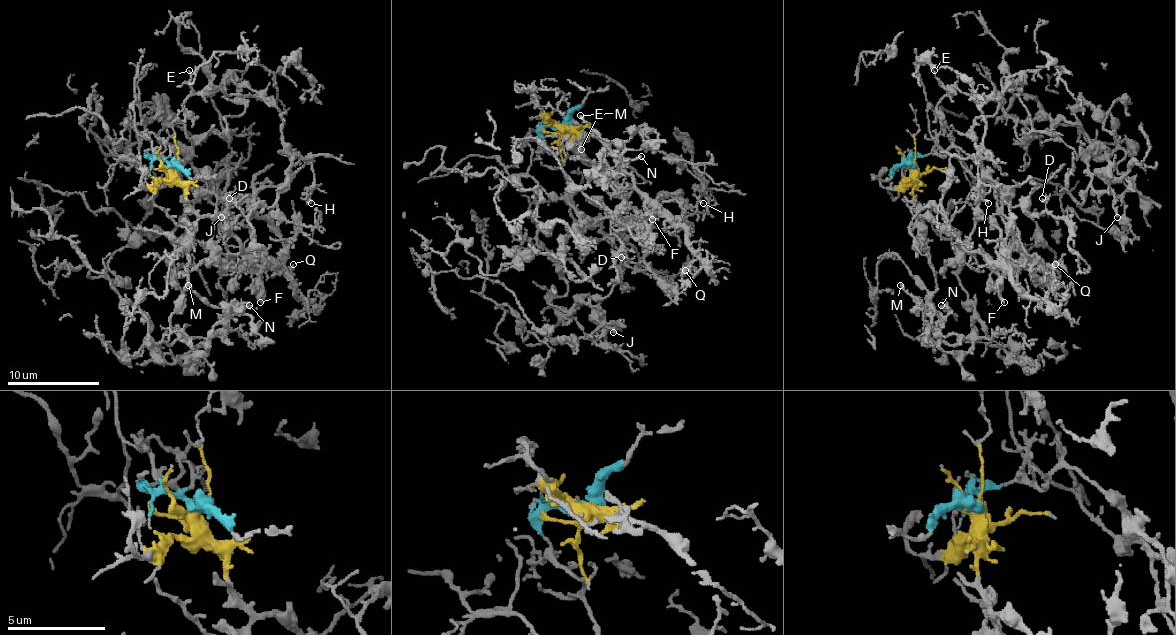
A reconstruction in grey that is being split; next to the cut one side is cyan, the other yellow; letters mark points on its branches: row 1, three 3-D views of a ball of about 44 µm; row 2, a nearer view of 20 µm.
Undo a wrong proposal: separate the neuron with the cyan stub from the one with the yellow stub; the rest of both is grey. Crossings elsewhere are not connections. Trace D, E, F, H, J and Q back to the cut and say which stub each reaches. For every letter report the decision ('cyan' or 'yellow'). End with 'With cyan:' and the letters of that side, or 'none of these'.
D: cyan
E: cyan
F: yellow
H: cyan
J: cyan
Q: yellow
With cyan: D, E, H, J

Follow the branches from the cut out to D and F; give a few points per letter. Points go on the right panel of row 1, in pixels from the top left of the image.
D: (915, 169), (917, 155), (942, 157), (961, 148), (1011, 206), (1041, 213), (1048, 199), (1041, 199)
F: (915, 169), (912, 199), (917, 210), (949, 229), (988, 263), (998, 275), (998, 293), (1004, 302)

